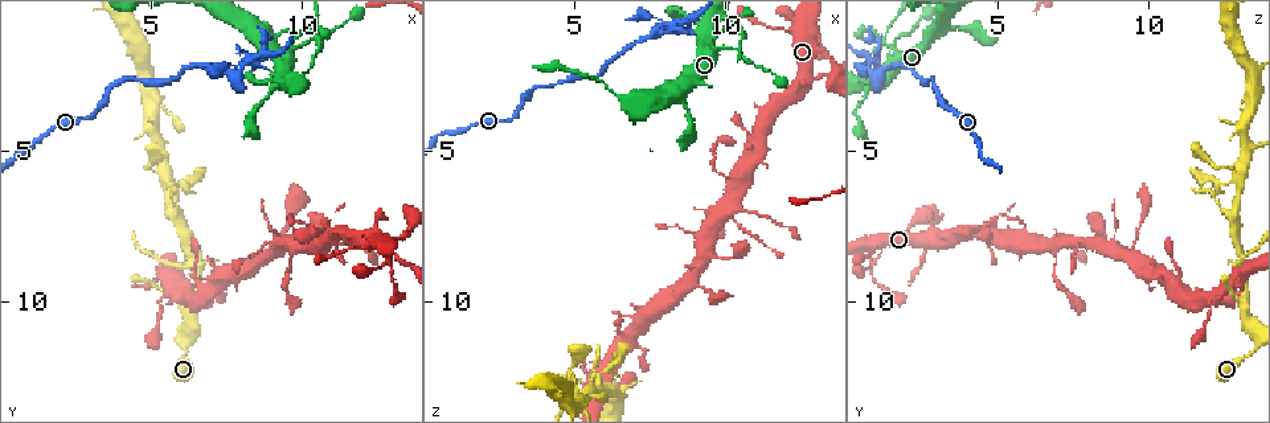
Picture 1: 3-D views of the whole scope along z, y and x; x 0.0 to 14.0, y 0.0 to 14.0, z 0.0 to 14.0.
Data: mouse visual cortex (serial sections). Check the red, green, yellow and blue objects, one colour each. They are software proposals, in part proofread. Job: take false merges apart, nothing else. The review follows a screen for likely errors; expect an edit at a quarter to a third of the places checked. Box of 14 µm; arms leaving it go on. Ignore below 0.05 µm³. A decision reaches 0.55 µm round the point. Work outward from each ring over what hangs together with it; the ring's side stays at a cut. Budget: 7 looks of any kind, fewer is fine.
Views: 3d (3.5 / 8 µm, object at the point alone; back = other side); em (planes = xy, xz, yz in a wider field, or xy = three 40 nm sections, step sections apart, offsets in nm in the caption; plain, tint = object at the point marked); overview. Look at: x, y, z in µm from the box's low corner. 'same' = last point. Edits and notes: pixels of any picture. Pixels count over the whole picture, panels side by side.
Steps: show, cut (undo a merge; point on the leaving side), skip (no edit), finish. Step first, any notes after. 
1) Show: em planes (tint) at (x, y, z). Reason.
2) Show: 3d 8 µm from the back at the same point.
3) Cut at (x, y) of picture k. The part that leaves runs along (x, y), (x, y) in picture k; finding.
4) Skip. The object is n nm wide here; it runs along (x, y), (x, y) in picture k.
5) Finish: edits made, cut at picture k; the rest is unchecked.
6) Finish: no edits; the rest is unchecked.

Show: 3d 3.5 µm at (6.5, 8.9, 13.1). Branch point.

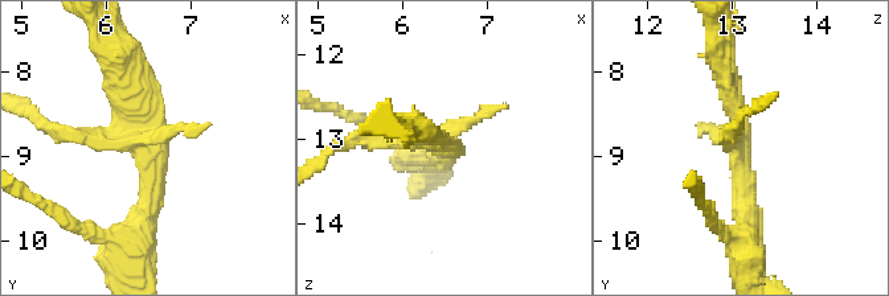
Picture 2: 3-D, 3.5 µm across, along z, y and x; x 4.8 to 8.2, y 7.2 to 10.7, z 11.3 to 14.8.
Show: em planes (tint) at (6.55, 8.90, 13.10).

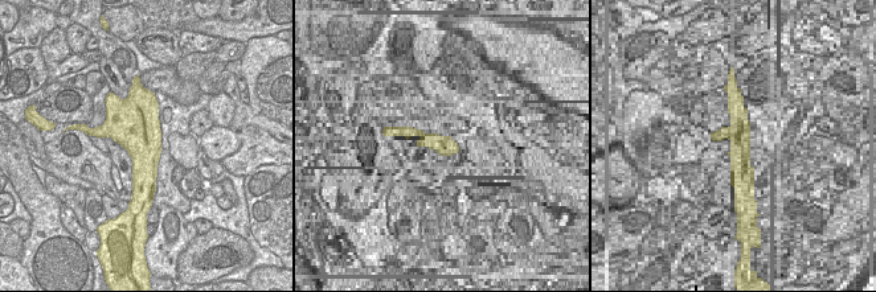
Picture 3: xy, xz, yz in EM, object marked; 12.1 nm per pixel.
Cut at (70, 134) of picture 2. Two cells meet here.

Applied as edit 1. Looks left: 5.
Show: 3d 8 µm at (5.5, 5.7, 13.0). Branch point.

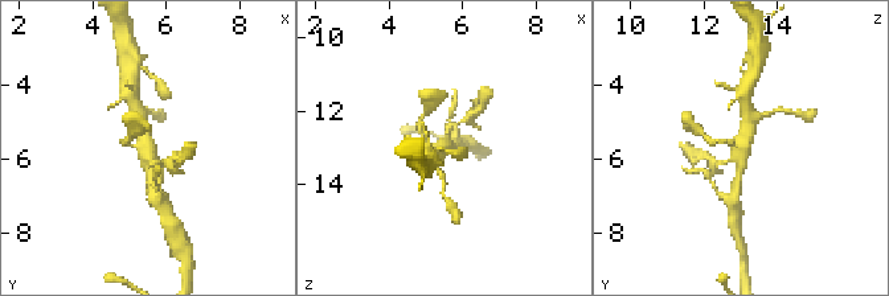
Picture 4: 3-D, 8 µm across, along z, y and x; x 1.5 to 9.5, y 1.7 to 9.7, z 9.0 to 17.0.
Show: em xy step 1 (tint) at (5.4, 5.6, 13.1). 4 arms meet here; the arms are 150, 150, 250, 350 nm wide; shape alone is not enough.

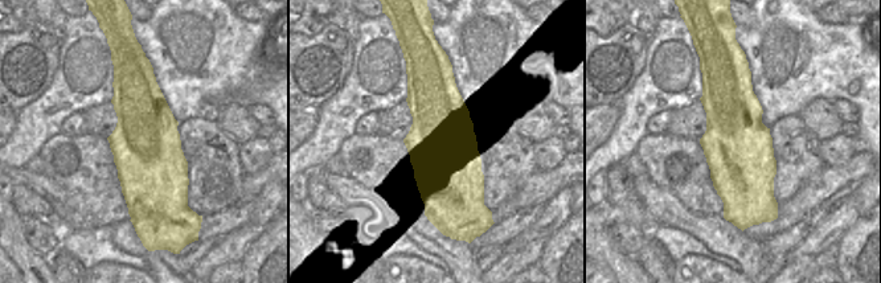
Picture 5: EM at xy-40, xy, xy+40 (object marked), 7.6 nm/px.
Skip. It runs along (155, 181), (136, 109) in picture 4; continuous, no second cell.

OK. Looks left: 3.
Show: 3d 3.5 µm at (13.0, 8.3, 2.6). Abrupt turn.

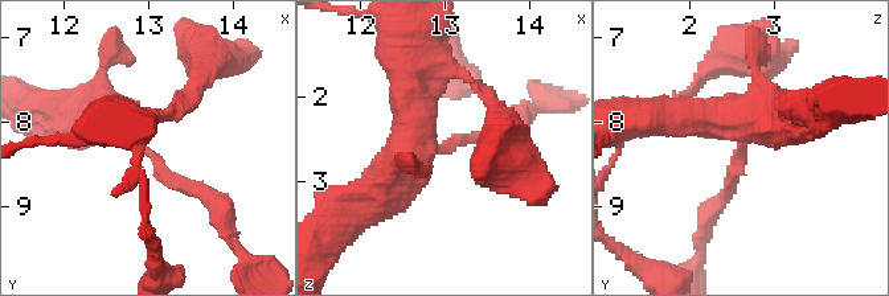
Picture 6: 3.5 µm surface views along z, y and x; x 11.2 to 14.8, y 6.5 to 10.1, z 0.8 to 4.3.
Show: em xy step 2 (tint) at (12.95, 8.30, 2.65). 3 arms meet here; the arms are 150, 450, 600 nm wide.

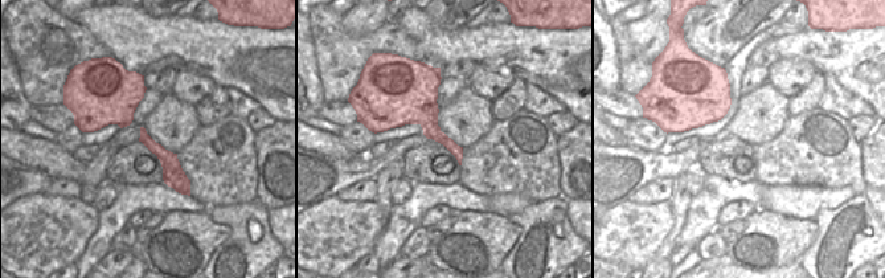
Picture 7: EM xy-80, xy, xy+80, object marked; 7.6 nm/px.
Skip. It runs along (143, 134), (187, 191) in picture 7; continuous, no second cell.

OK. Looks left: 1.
Finish: edits made, cut at picture 2; the rest is unchecked.

